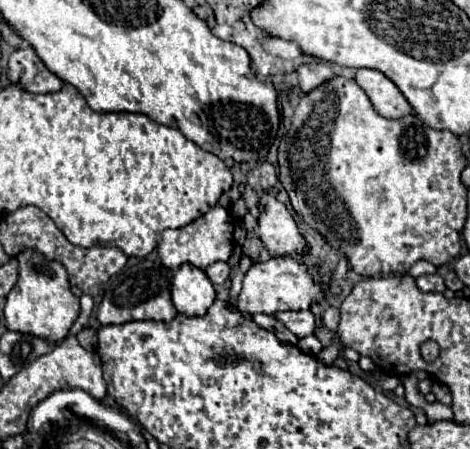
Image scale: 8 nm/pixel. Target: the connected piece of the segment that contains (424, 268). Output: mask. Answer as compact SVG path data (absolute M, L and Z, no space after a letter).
M419 260L410 268L409 274L412 277L417 278L421 275L434 274L437 272L437 269L438 268L432 263L425 260Z

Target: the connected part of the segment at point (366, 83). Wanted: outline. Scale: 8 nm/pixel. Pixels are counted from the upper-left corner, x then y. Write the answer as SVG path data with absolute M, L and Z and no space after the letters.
M360 68L360 70L356 70L354 80L368 94L370 102L374 104L374 108L380 116L398 120L398 118L412 114L412 106L408 104L404 94L382 72L372 70L372 68Z

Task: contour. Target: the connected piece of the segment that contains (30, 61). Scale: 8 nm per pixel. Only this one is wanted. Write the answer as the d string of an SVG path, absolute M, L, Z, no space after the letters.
M30 46L12 52L8 62L8 80L10 84L18 82L26 92L32 94L58 92L64 84L44 66L44 62L36 56L36 52Z

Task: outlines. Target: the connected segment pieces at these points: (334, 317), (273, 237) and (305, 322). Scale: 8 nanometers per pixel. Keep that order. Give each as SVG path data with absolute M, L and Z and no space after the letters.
M330 306L326 312L324 312L324 316L322 316L322 324L332 332L332 334L336 334L336 326L338 326L340 320L340 313L336 306Z
M270 192L260 202L258 236L272 256L304 256L308 252L306 238L298 232L292 214Z
M278 312L274 314L280 322L286 324L286 328L290 328L298 338L310 336L314 334L314 314L308 312Z

